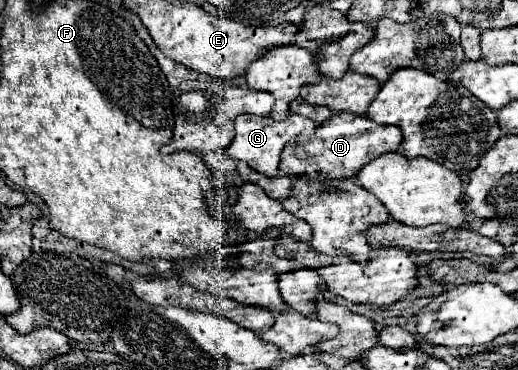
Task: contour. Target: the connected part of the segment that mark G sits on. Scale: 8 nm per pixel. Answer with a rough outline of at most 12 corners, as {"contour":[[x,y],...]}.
{"contour":[[240,115],[226,153],[266,177],[278,175],[280,151],[316,129],[308,117],[284,121]]}

